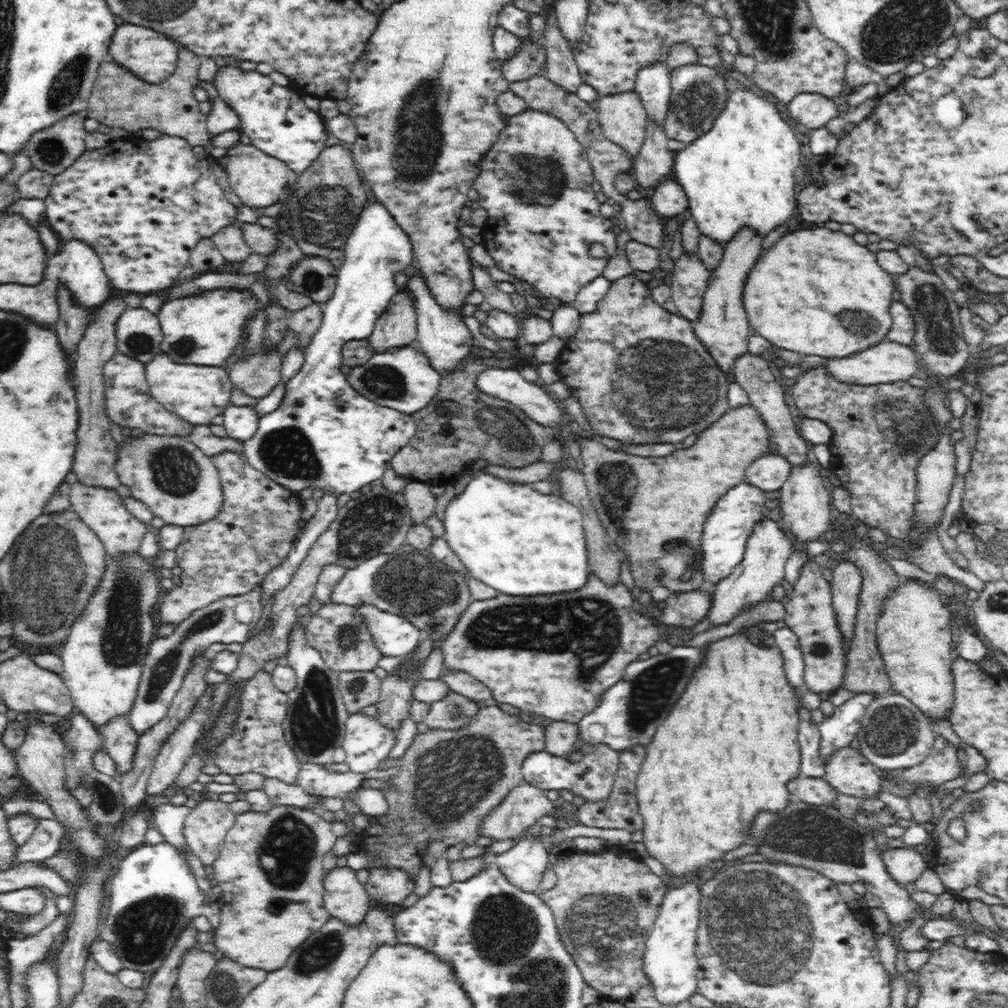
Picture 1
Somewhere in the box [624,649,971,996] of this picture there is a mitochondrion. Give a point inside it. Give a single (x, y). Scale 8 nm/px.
(761, 932)

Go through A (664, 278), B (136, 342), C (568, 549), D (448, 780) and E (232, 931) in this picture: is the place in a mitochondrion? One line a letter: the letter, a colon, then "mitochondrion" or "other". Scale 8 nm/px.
A: other
B: mitochondrion
C: other
D: mitochondrion
E: other

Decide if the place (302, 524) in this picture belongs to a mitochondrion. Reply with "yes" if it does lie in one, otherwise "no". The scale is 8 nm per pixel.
no

